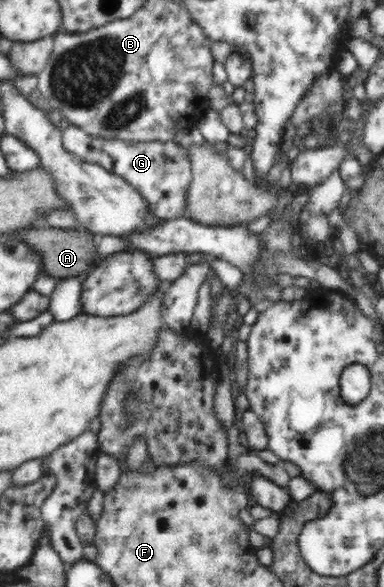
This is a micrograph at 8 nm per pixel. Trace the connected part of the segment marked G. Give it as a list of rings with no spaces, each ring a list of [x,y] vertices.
[[[70,124],[62,131],[64,148],[79,159],[99,164],[125,180],[141,199],[145,199],[146,213],[163,223],[167,220],[188,217],[188,189],[192,183],[192,162],[188,150],[171,141],[123,141],[89,135],[80,126]]]

